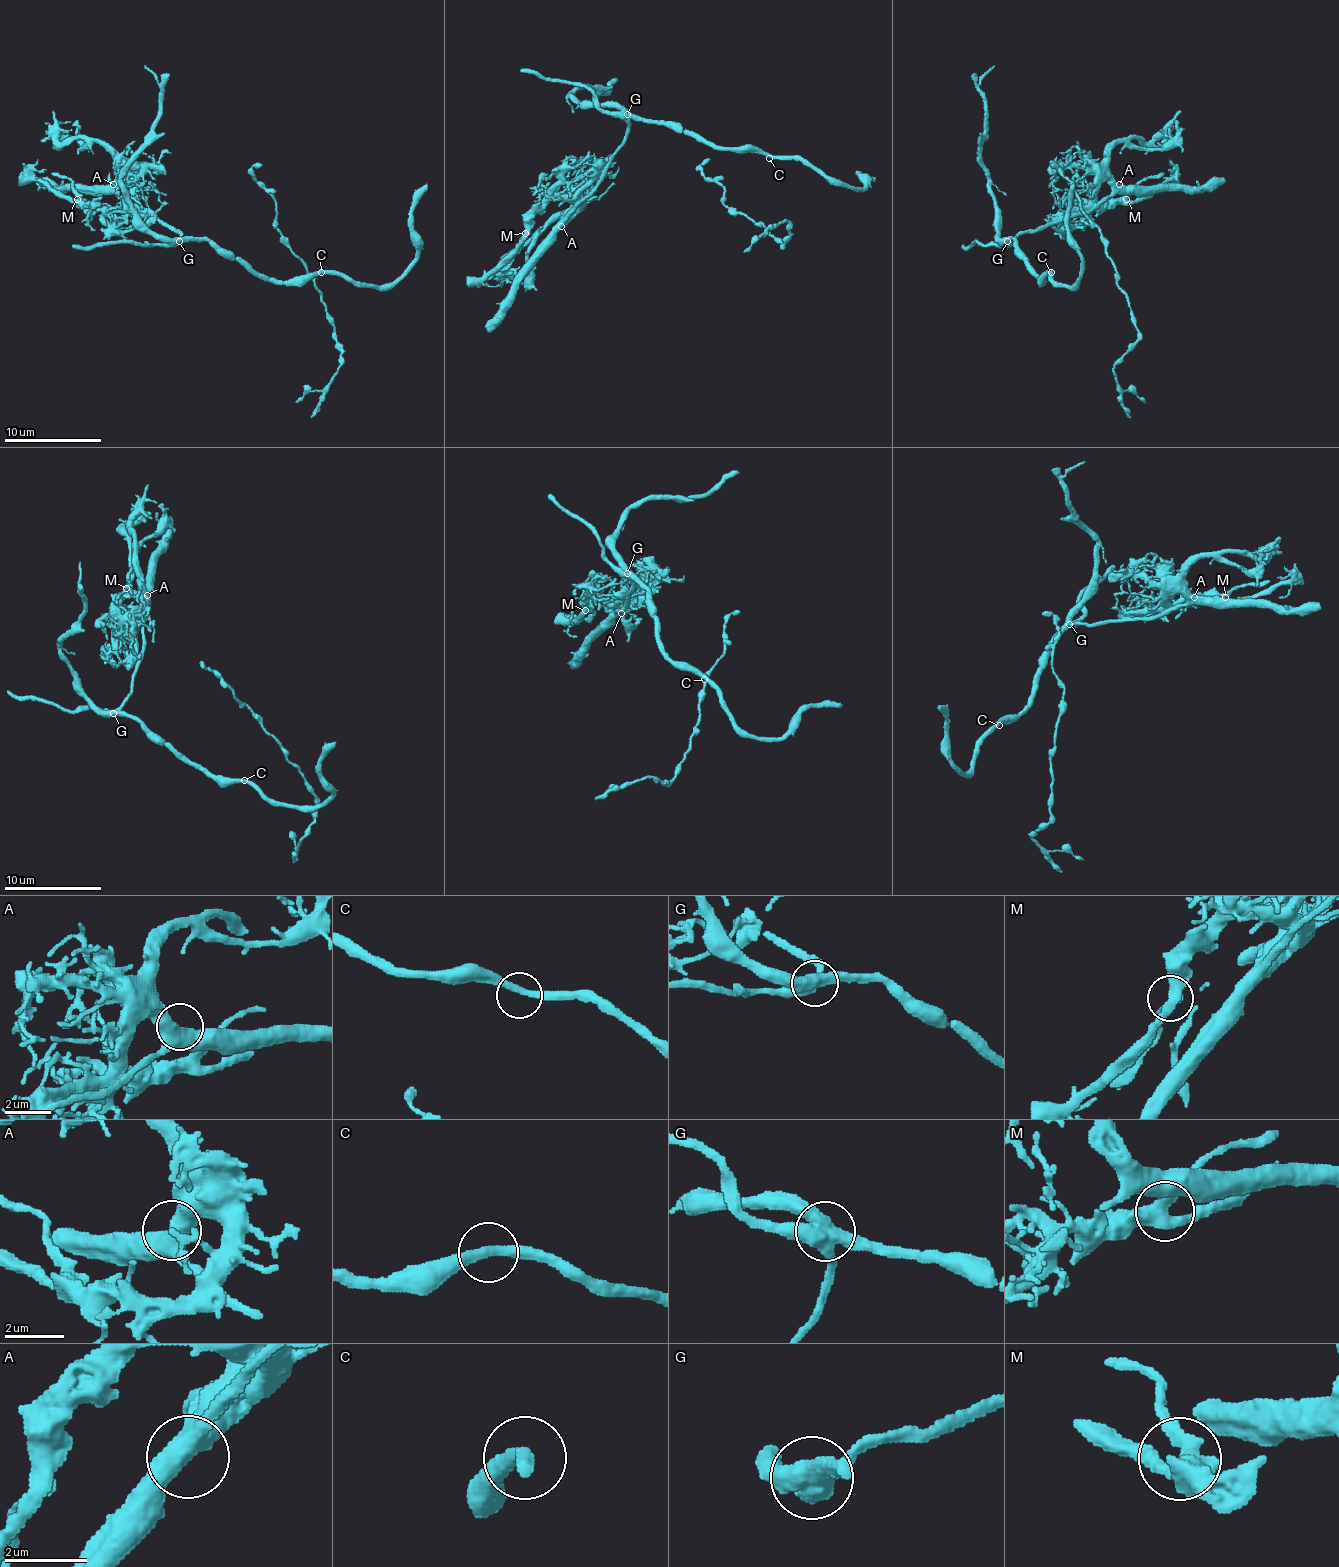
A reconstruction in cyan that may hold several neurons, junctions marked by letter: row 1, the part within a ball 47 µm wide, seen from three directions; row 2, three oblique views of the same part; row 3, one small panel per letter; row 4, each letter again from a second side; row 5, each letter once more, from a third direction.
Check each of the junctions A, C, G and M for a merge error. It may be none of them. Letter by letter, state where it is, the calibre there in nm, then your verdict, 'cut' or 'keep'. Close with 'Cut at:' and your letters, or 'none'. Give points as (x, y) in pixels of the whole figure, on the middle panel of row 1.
A: place (561, 226); calibre 480 nm; keep
C: place (769, 158); calibre 320 nm; keep
G: place (627, 114); calibre 500 nm; cut
M: place (525, 233); calibre 400 nm; keep
Cut at: G

